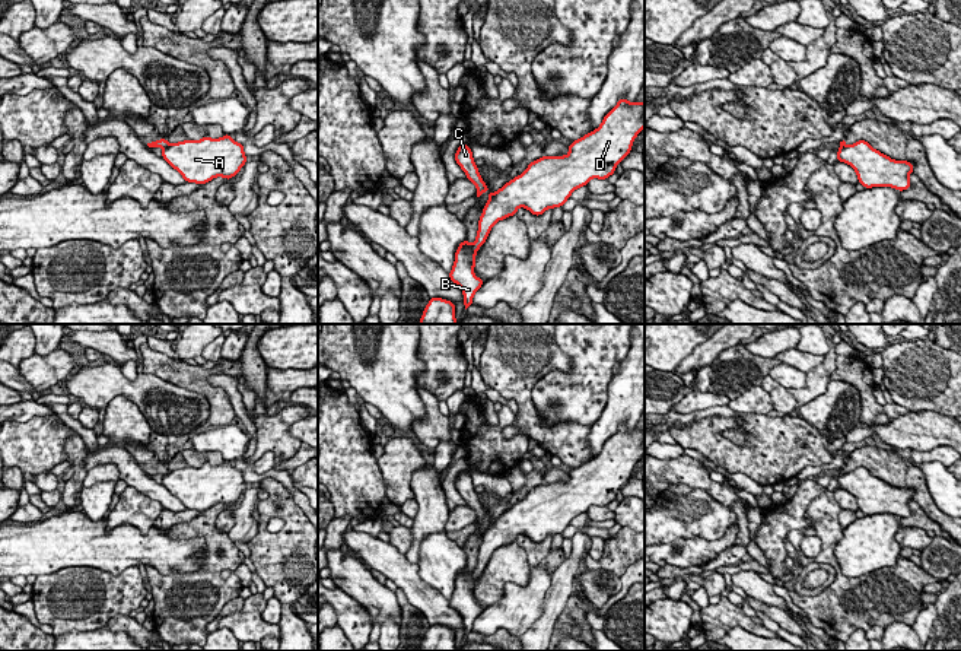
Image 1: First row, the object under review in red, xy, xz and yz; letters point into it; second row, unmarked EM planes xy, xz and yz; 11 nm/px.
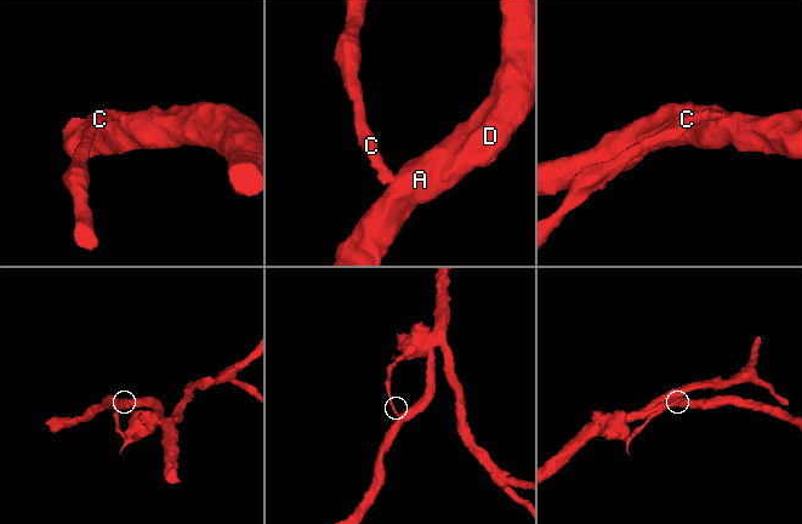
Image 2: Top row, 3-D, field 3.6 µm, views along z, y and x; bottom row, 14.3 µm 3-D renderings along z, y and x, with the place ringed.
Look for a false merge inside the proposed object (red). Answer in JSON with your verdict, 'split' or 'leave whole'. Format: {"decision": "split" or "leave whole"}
{"decision": "split"}

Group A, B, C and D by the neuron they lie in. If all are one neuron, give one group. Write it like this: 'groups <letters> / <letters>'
groups A B D / C

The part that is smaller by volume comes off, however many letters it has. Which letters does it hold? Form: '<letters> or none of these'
C

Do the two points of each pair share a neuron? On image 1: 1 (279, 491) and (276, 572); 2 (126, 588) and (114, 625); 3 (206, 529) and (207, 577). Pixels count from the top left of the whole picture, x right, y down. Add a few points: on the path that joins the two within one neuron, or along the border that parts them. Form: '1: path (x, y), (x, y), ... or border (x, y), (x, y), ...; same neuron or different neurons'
1: path (289, 511), (290, 552); same neuron
2: border (129, 615), (115, 615), (104, 626); different neurons
3: path (212, 540), (212, 565); same neuron

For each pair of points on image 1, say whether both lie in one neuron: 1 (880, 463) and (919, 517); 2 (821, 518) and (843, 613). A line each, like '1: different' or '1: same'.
1: different
2: same

